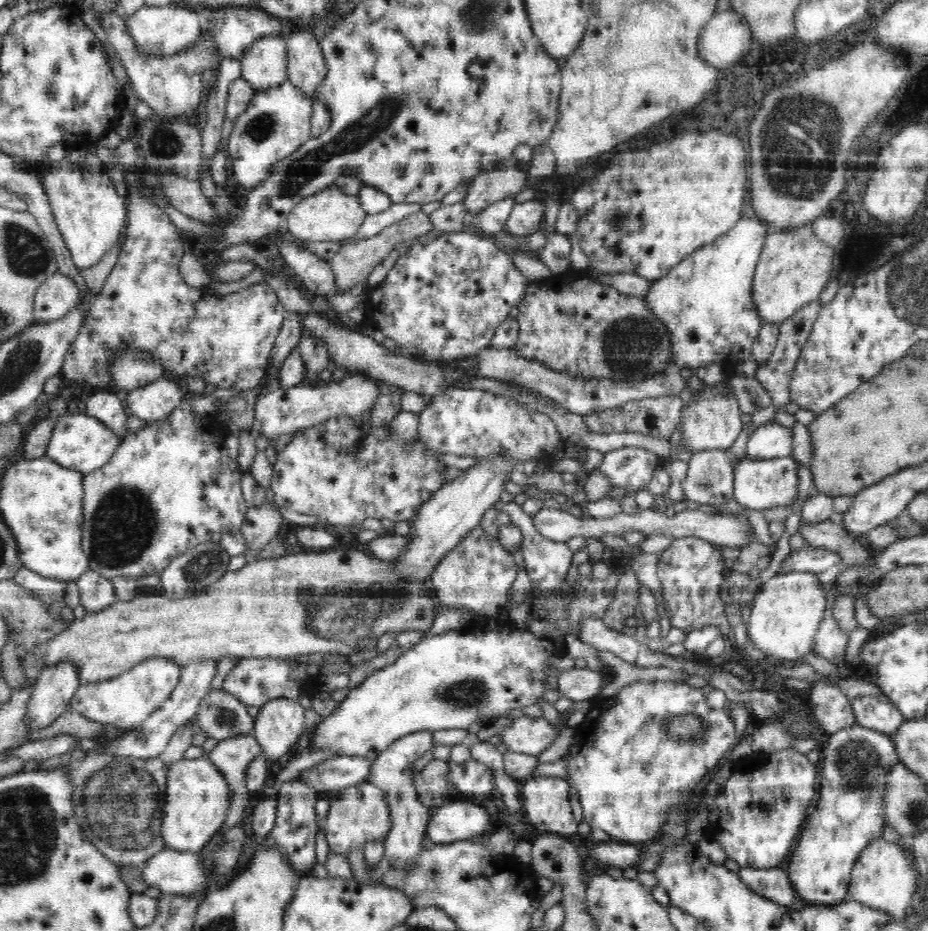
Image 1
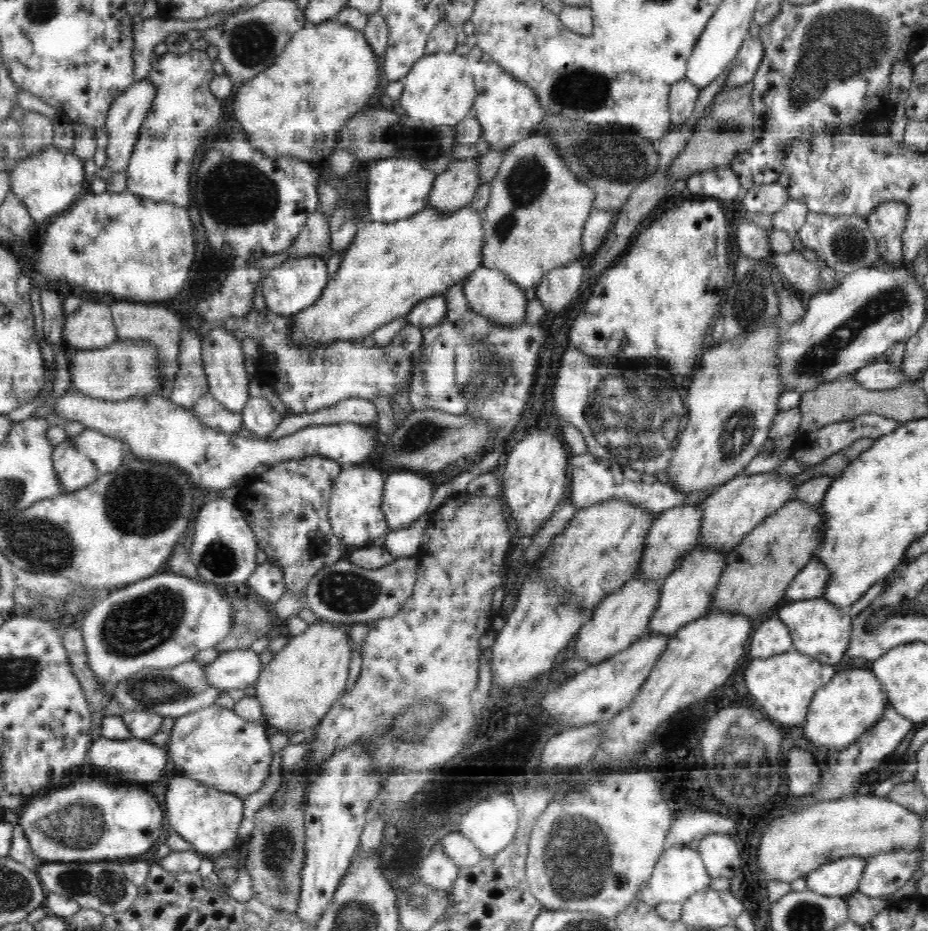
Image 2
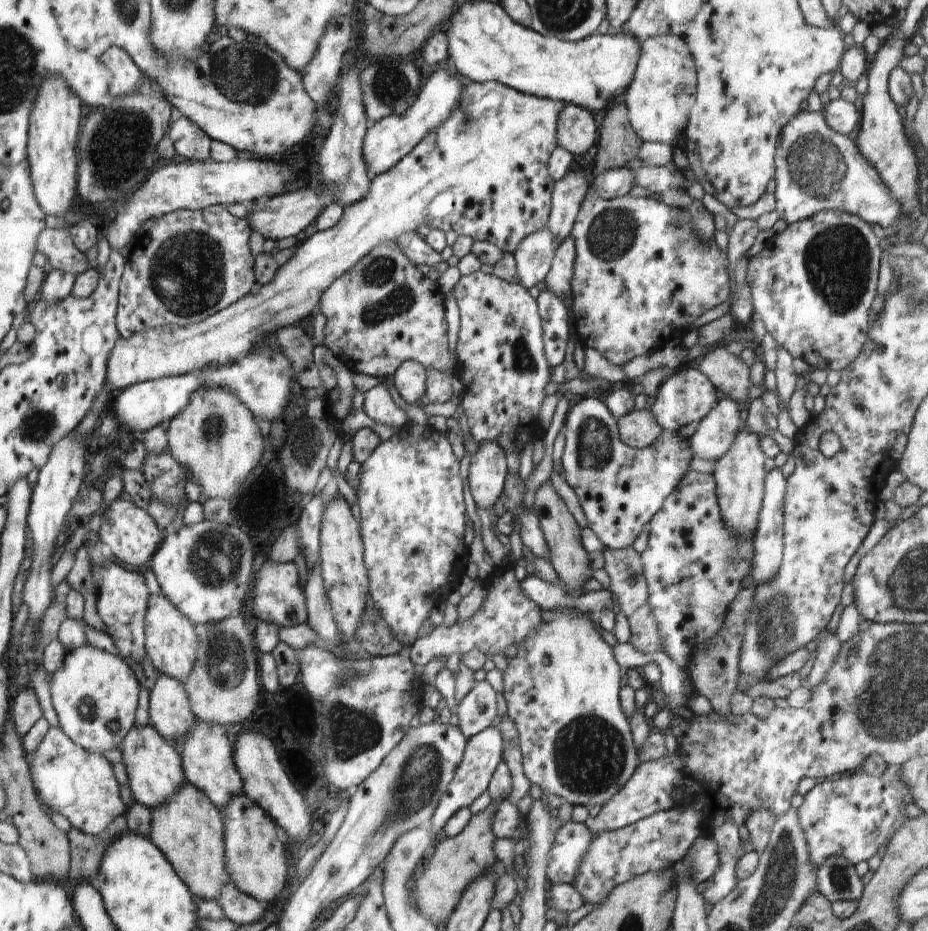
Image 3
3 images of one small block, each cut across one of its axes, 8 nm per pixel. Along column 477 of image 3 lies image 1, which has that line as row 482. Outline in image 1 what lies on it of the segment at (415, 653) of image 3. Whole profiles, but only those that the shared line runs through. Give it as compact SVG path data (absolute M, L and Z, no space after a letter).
M626 446L626 448L618 448L618 450L611 450L610 453L604 454L602 464L594 470L602 471L615 487L626 488L630 494L634 494L645 489L656 469L662 468L664 464L665 462L658 459L650 450Z

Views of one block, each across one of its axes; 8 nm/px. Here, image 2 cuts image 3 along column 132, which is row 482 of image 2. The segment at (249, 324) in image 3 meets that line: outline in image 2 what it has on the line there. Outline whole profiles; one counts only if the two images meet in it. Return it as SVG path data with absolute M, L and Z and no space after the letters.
M352 465L337 474L337 481L329 498L329 521L334 535L350 548L372 546L373 542L388 532L388 523L382 510L385 479L378 470L369 466Z

